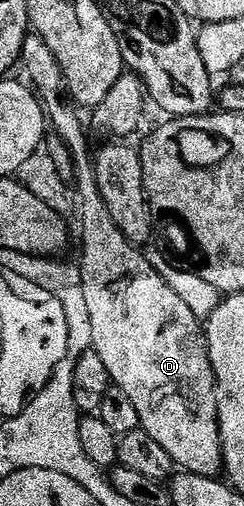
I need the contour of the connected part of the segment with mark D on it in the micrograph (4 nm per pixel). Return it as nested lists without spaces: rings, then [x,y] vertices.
[[[33,33],[24,41],[21,56],[22,62],[24,65],[25,63],[27,65],[27,73],[31,77],[31,79],[29,79],[30,84],[42,101],[50,126],[56,133],[56,136],[60,137],[64,144],[68,146],[70,153],[73,155],[73,163],[76,167],[75,184],[77,183],[77,195],[81,198],[81,263],[79,262],[79,270],[81,273],[81,284],[83,285],[83,301],[87,301],[87,317],[91,321],[91,350],[97,353],[100,360],[106,365],[112,386],[121,389],[123,393],[127,395],[127,400],[135,405],[135,410],[138,413],[140,430],[147,432],[156,444],[161,445],[163,449],[167,451],[168,456],[171,457],[171,461],[180,468],[181,471],[190,471],[196,475],[210,475],[212,477],[220,476],[223,471],[223,460],[221,457],[221,430],[217,424],[217,392],[215,390],[217,382],[215,381],[213,370],[211,369],[209,347],[205,343],[202,320],[197,319],[195,313],[191,313],[187,301],[183,297],[179,297],[179,293],[175,293],[175,289],[171,289],[167,285],[167,281],[163,281],[163,277],[159,277],[159,273],[154,269],[152,262],[150,262],[148,258],[144,259],[144,257],[137,252],[140,250],[138,250],[134,244],[130,243],[125,234],[123,234],[123,232],[115,225],[113,218],[103,201],[103,197],[97,188],[97,172],[94,164],[91,162],[91,151],[89,155],[89,141],[83,123],[77,115],[79,113],[76,106],[67,96],[61,67],[58,65],[58,62],[55,61],[51,49],[48,49],[46,43]]]

